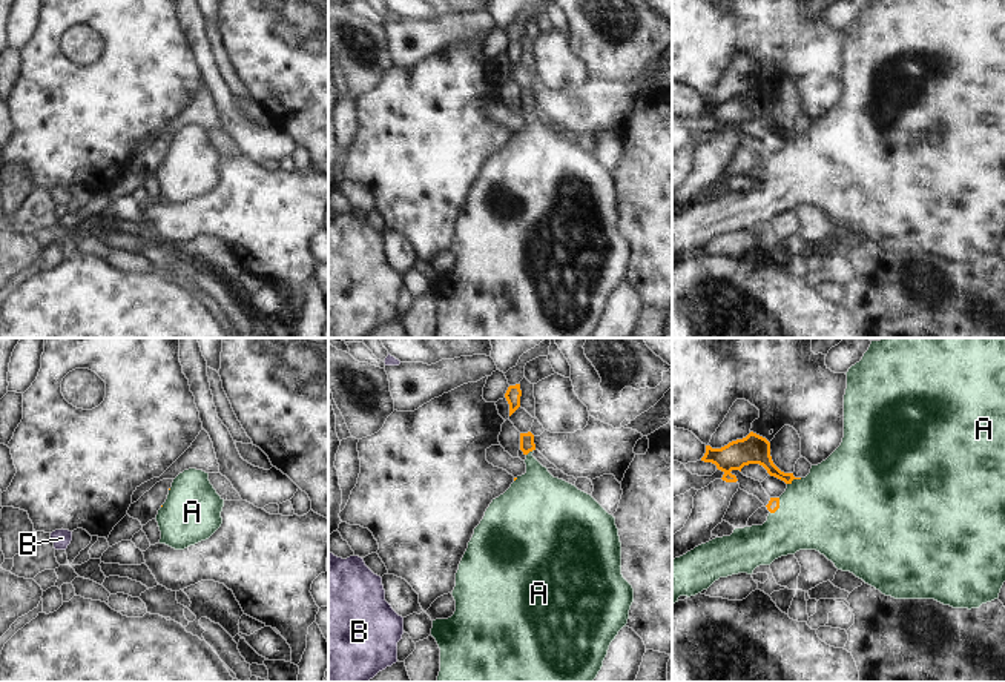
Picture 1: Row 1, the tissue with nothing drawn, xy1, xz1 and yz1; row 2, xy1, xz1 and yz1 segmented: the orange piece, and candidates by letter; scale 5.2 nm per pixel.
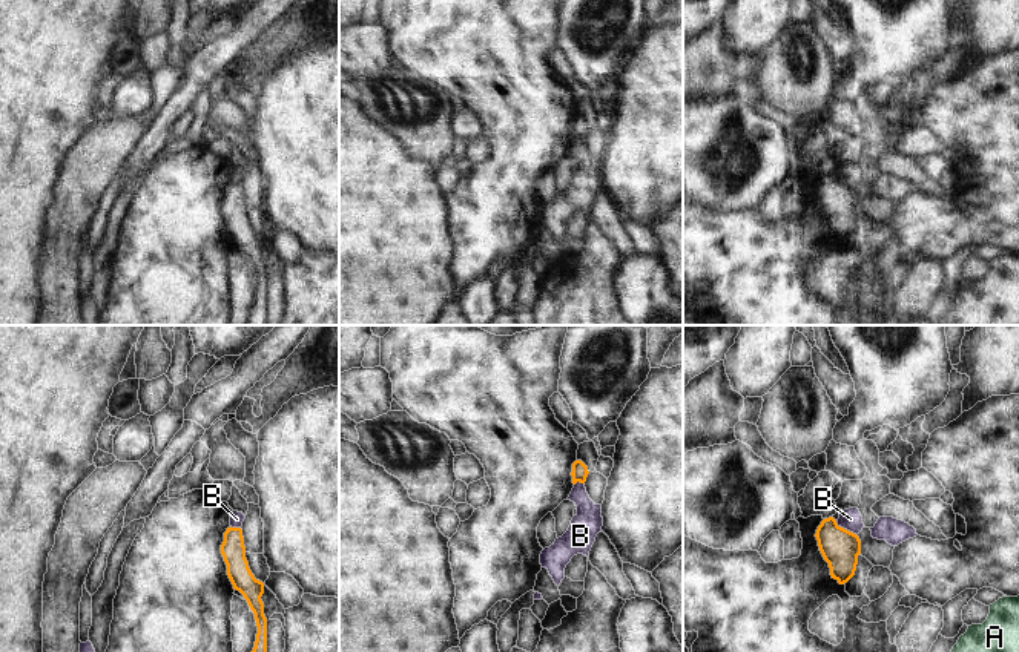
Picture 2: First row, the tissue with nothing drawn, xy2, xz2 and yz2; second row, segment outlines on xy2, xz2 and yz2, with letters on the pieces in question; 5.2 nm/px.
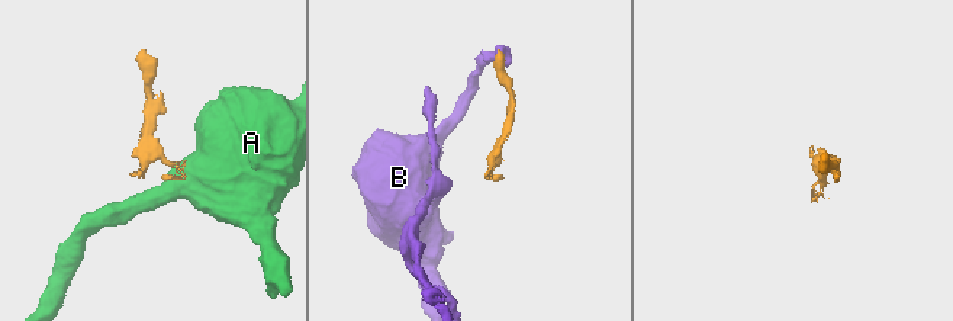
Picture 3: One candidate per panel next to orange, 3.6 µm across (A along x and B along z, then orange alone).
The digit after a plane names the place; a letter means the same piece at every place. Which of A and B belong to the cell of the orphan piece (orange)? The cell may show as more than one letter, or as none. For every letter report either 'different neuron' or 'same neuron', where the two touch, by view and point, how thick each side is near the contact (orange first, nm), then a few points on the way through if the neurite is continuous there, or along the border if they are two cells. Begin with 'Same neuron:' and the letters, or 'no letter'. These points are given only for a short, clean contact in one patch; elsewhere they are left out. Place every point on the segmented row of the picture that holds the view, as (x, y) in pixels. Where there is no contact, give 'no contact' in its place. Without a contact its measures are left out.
Same neuron: A
A: same neuron; meets orange in yz1 at (778, 507); 60 nm thick on the orange side, 420 nm on the other; runs through yz1 (774, 504), (778, 507), (826, 510)
B: different neuron; meets orange in yz2 at (846, 530); 200 nm thick on the orange side, 120 nm on the other; border along yz2 (835, 522), (857, 536)

